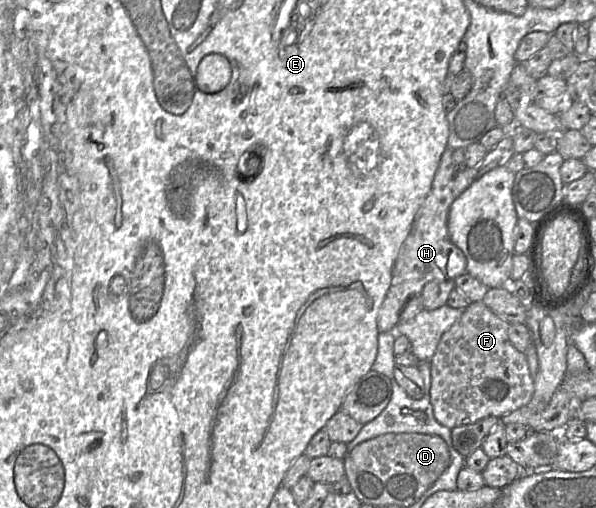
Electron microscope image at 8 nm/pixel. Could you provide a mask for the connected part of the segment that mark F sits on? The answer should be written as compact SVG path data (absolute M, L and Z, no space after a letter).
M477 301L470 303L463 310L460 319L443 333L433 357L429 361L431 374L430 401L433 407L434 417L441 425L452 429L454 427L472 424L488 416L499 418L500 421L500 418L505 414L513 412L529 403L534 391L533 379L530 376L529 367L524 353L518 351L509 340L508 326L508 322L495 315L482 301Z

